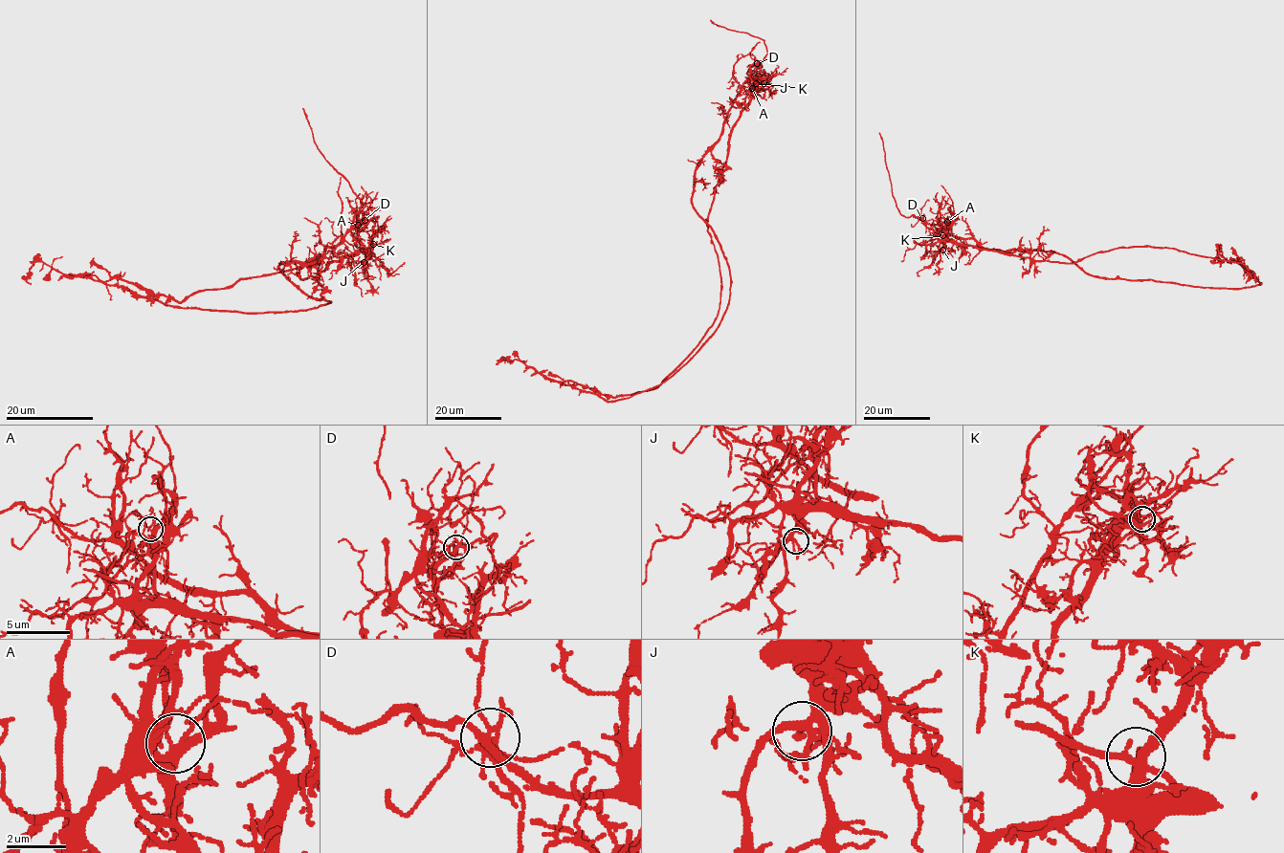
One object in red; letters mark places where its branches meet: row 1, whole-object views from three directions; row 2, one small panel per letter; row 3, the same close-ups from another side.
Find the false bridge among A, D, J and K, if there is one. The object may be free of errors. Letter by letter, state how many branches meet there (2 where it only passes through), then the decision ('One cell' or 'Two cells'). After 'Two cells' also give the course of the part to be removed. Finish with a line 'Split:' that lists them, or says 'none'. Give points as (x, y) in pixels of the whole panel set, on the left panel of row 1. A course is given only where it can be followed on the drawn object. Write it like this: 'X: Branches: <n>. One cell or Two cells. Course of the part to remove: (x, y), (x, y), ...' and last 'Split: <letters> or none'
A: Branches: 5. One cell
D: Branches: 8. Two cells. Course of the part to remove: (365, 221), (318, 261), (278, 266), (304, 295), (329, 301), (309, 310), (166, 305), (41, 262), (31, 284)
J: Branches: 6. One cell
K: Branches: 5. One cell
Split: D

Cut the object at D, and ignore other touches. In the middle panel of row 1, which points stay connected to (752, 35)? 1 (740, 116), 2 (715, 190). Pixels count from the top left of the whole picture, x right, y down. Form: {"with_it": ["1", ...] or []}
{"with_it": []}

